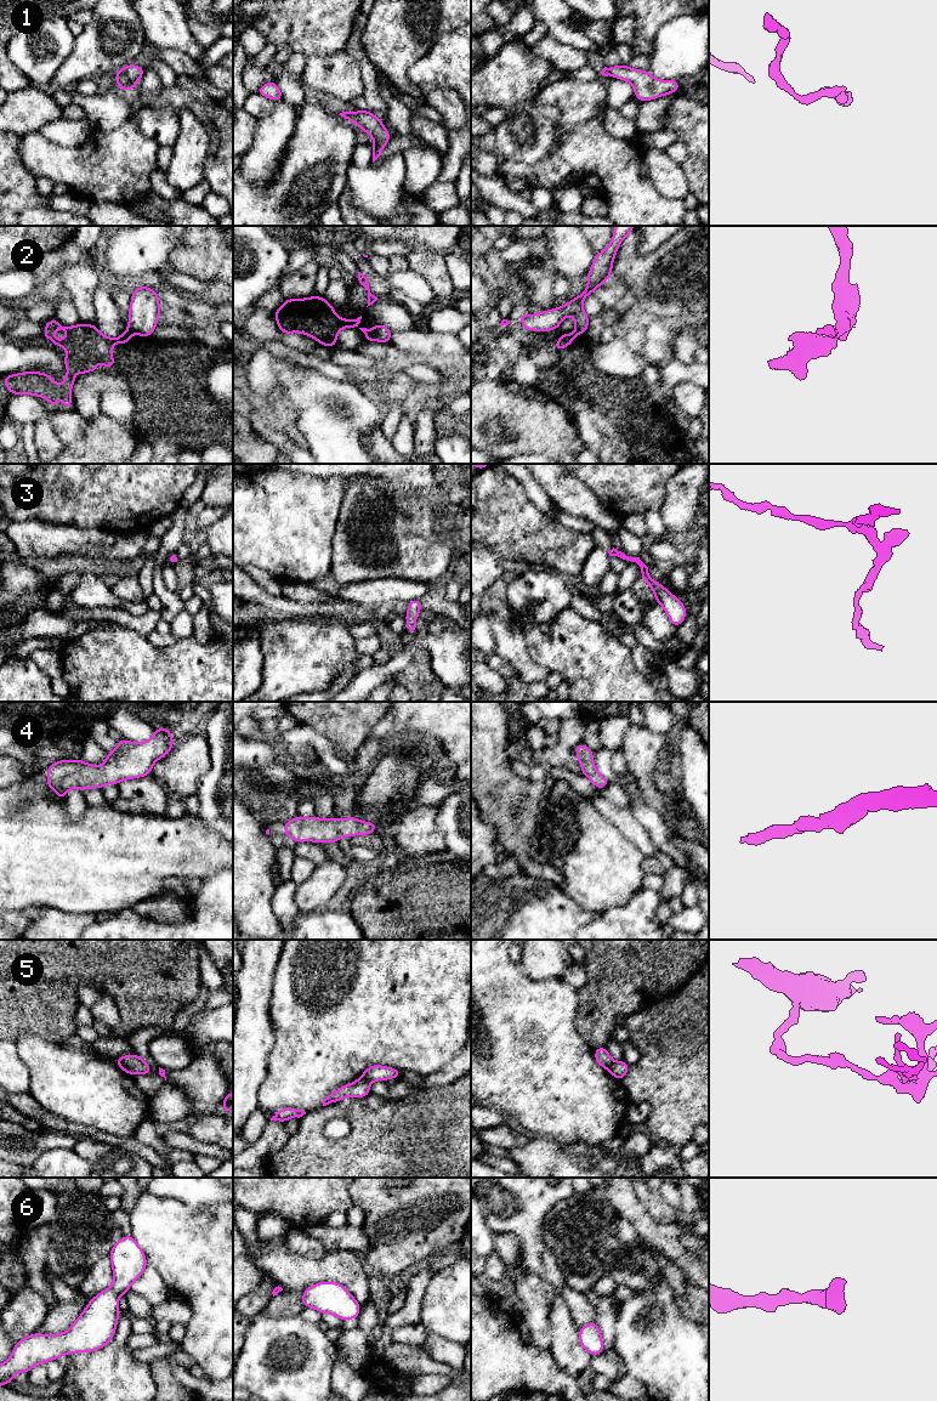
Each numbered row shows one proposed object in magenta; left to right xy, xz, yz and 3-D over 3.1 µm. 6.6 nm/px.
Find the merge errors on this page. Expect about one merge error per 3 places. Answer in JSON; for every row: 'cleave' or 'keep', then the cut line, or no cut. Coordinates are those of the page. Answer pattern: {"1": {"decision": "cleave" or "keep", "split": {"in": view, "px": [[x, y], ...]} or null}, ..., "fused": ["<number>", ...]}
{"1": {"decision": "keep", "split": null}, "2": {"decision": "cleave", "split": {"in": "xy", "px": [[128, 329], [131, 333]]}}, "3": {"decision": "keep", "split": null}, "4": {"decision": "keep", "split": null}, "5": {"decision": "cleave", "split": {"in": "xz", "px": [[361, 1077], [369, 1082]]}}, "6": {"decision": "keep", "split": null}, "fused": ["2", "5"]}

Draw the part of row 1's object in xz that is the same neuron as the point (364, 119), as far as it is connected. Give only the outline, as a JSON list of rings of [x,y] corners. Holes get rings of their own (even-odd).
[[[369,110],[358,112],[342,112],[339,115],[353,124],[358,125],[363,131],[374,138],[373,147],[373,163],[381,155],[381,151],[386,143],[391,140],[391,134],[382,125],[382,120],[375,117]]]

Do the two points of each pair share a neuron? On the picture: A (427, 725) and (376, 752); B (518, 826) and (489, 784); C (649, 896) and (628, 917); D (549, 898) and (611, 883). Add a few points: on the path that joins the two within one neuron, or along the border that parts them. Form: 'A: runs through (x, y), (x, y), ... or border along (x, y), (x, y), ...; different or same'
A: border along (368, 737), (384, 739); different
B: runs through (515, 816), (512, 807), (499, 794); same
C: runs through (645, 901), (632, 913); same
D: border along (561, 889), (580, 907), (590, 911); different

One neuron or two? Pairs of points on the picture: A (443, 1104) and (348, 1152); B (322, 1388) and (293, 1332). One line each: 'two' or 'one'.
A: one
B: one

